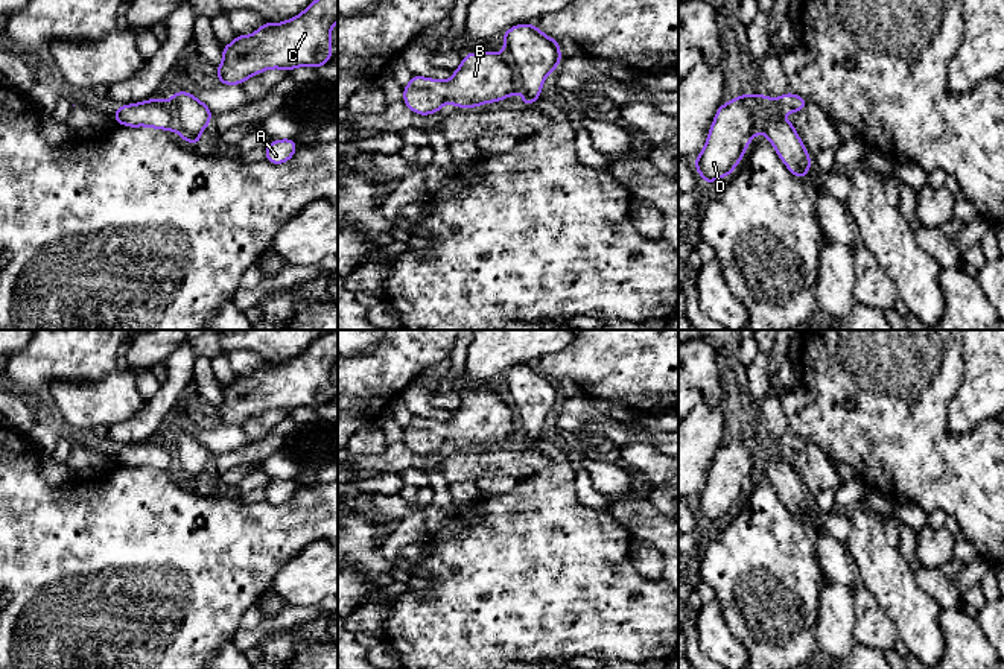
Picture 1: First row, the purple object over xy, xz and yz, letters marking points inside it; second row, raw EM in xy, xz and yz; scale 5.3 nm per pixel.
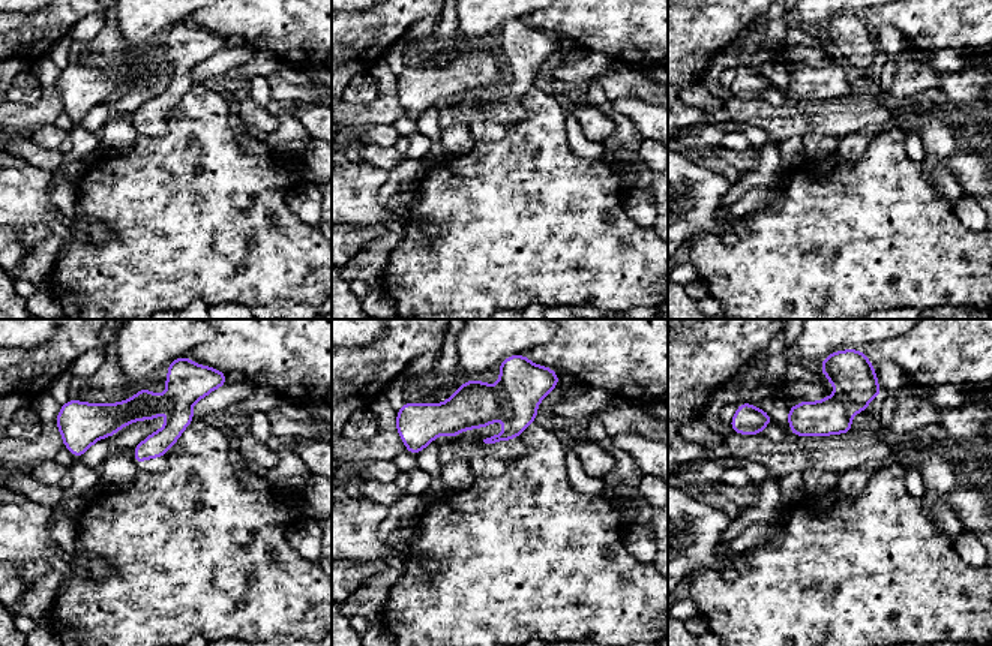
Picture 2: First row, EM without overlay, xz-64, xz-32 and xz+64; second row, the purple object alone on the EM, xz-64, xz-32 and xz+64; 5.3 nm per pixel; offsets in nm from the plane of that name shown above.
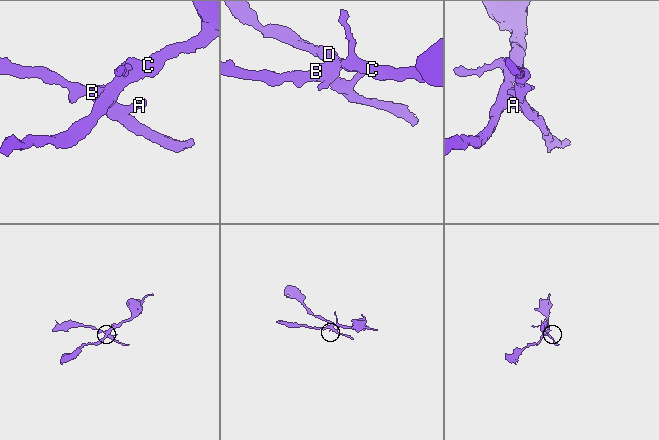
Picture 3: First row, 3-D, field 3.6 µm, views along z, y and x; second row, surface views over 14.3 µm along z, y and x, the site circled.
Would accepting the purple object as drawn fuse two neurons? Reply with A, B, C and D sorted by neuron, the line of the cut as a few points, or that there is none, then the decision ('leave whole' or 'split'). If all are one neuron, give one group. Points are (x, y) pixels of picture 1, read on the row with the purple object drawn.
A B / C D; cut in xz along (504, 53), (516, 73), (519, 88); split

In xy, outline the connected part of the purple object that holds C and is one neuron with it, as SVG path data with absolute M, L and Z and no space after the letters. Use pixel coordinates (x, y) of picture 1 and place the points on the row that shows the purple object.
M315 0L300 15L281 23L265 21L254 33L236 35L231 44L222 46L222 64L214 68L221 85L242 85L248 78L269 68L295 70L301 65L318 68L332 58L332 26L338 21L338 0Z

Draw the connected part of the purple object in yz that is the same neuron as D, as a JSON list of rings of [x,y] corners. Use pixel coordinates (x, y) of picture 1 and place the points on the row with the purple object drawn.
[[[759,93],[724,102],[715,113],[701,154],[694,160],[697,172],[706,184],[727,178],[742,160],[747,144],[758,132],[758,119],[764,111],[800,113],[809,102],[797,94],[785,93],[770,99]]]

